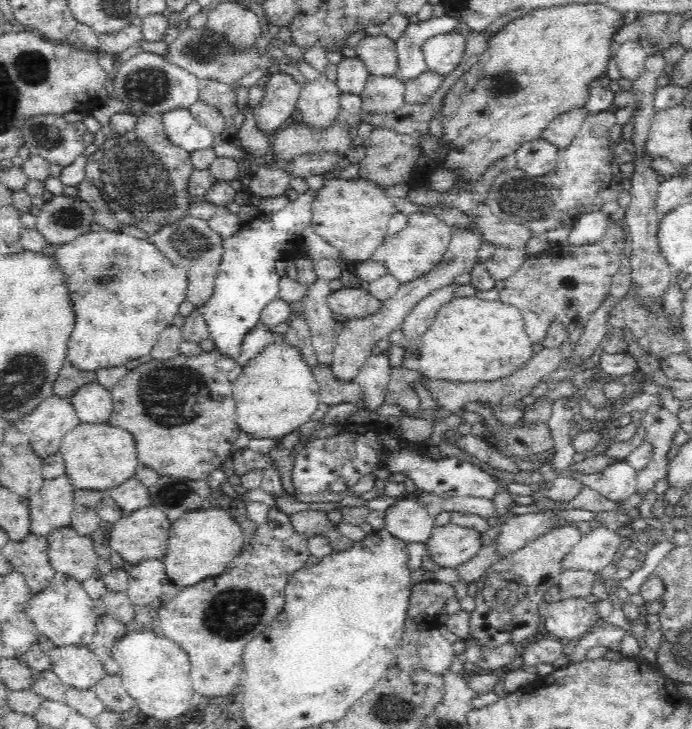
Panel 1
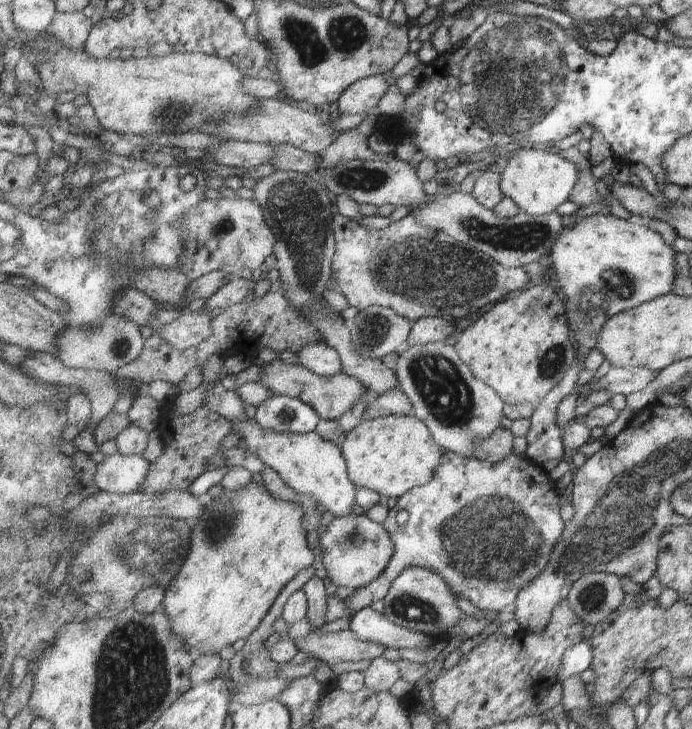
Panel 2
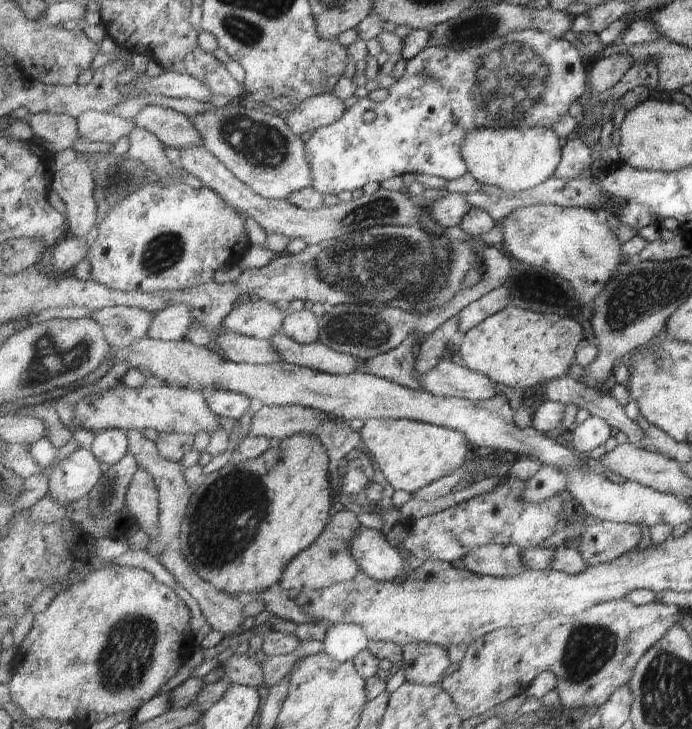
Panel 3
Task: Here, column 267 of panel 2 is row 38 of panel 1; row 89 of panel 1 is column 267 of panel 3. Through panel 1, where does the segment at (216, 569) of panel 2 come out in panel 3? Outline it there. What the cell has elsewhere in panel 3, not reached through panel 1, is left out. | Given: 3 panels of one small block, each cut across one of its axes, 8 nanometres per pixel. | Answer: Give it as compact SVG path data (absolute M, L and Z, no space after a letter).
M295 434L291 438L277 442L277 445L265 451L259 458L255 460L247 460L241 463L227 462L224 467L218 471L213 471L208 474L197 487L197 492L191 498L191 504L187 507L187 514L183 521L183 528L180 534L179 549L183 552L183 556L193 568L195 572L207 580L209 584L213 584L219 592L227 592L231 596L239 596L239 594L253 594L267 589L279 587L279 582L283 578L285 568L292 562L292 560L303 550L307 550L312 544L315 544L320 536L323 534L325 527L329 524L329 512L331 512L331 484L329 484L329 452L327 448L321 444L318 436L309 436L309 434Z

